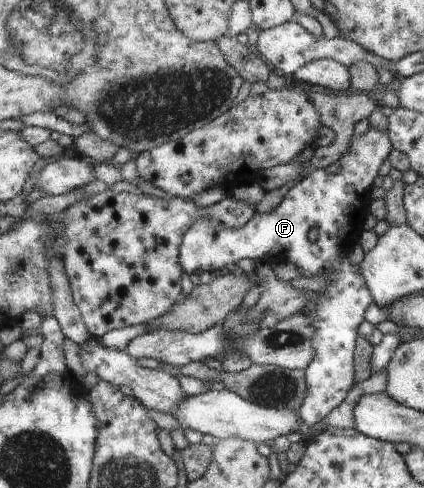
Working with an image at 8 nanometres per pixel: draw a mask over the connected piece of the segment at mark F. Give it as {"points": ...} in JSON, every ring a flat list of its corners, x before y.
{"points":[[370,126,362,135,351,136,349,146,345,154,339,156,336,164,339,165,339,172,323,172,312,170,308,177,303,177,291,189,287,190,282,200,269,213,260,213,256,210,249,222,237,228,229,226,219,226,215,222,209,222,207,218,199,218,193,222,184,232,180,246,181,266,185,268,188,275,199,270,199,272,221,273,224,266,233,264,241,259,261,260,262,263,269,262,290,262,299,269,301,276,310,278,322,275,322,271,328,276,325,287,315,291,318,301,315,302,315,314,310,323,313,326,313,360,305,368,305,396,297,414,299,422,307,427,313,427,317,422,321,422,326,414,329,414,336,406,339,406,347,394,347,390,354,385,353,370,353,349,357,338,357,326,361,324,363,314,369,305,373,304,369,290,361,278,359,268,353,265,348,258,349,248,358,242,360,229,364,227,364,218,369,214,367,203,371,200,369,192,380,175,383,173,386,158,391,152,392,146,388,141,388,134,383,130,377,130]]}

